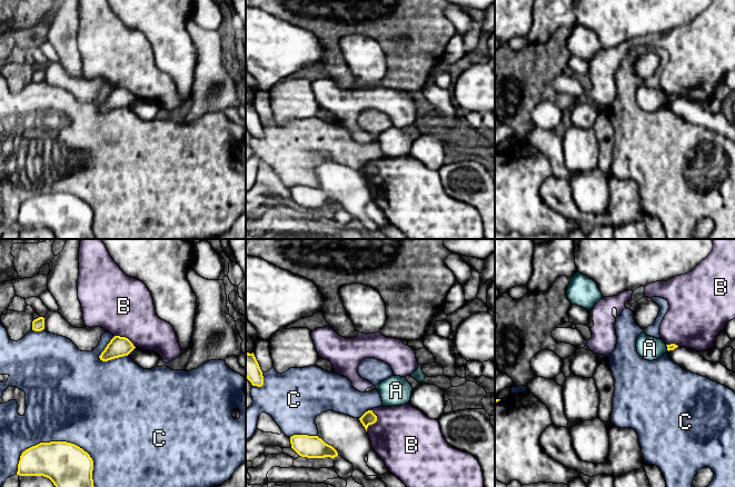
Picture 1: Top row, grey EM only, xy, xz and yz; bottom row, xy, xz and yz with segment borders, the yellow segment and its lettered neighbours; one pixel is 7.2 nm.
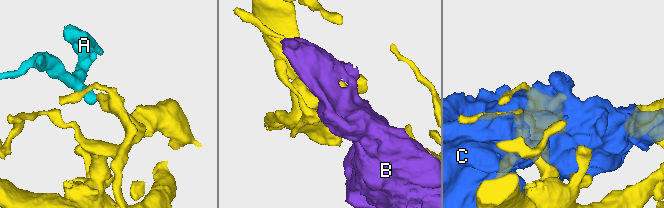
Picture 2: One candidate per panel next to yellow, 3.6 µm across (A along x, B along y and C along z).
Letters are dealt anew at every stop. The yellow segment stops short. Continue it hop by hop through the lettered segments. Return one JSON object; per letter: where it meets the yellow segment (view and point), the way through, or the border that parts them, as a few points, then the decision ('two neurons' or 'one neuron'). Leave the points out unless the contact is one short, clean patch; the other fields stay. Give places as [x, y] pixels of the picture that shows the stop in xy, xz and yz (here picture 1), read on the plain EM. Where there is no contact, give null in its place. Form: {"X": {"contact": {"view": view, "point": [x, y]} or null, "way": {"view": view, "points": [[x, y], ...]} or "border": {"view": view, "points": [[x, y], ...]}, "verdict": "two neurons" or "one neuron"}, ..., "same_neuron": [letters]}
{"A": {"contact": {"view": "yz", "point": [667, 99]}, "border": {"view": "yz", "points": [[665, 96], [668, 101]]}, "verdict": "two neurons"}, "B": {"contact": {"view": "xz", "point": [375, 172]}, "verdict": "two neurons"}, "C": {"contact": {"view": "xy", "point": [70, 194]}, "verdict": "two neurons"}, "same_neuron": []}

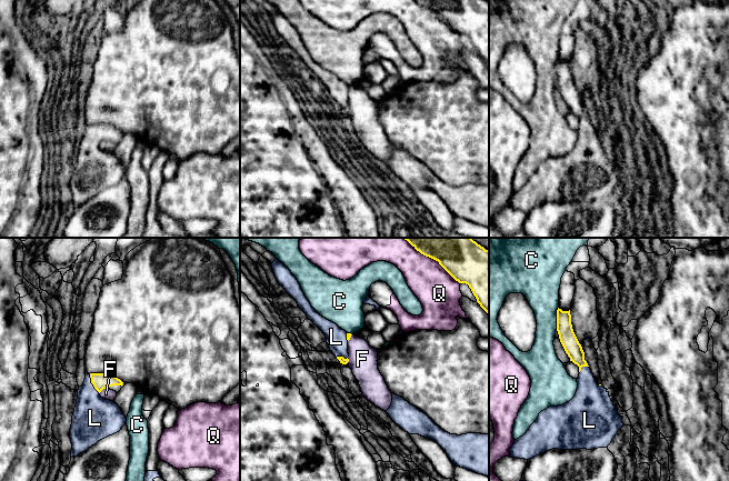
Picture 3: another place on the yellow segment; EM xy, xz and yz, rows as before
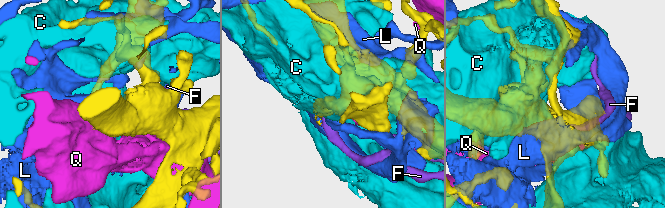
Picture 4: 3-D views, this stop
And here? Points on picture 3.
{"C": {"contact": {"view": "yz", "point": [557, 69]}, "verdict": "two neurons"}, "F": {"contact": {"view": "xy", "point": [102, 140]}, "verdict": "two neurons"}, "L": {"contact": {"view": "xy", "point": [92, 134]}, "verdict": "two neurons"}, "Q": {"contact": {"view": "xz", "point": [437, 11]}, "verdict": "two neurons"}, "same_neuron": []}

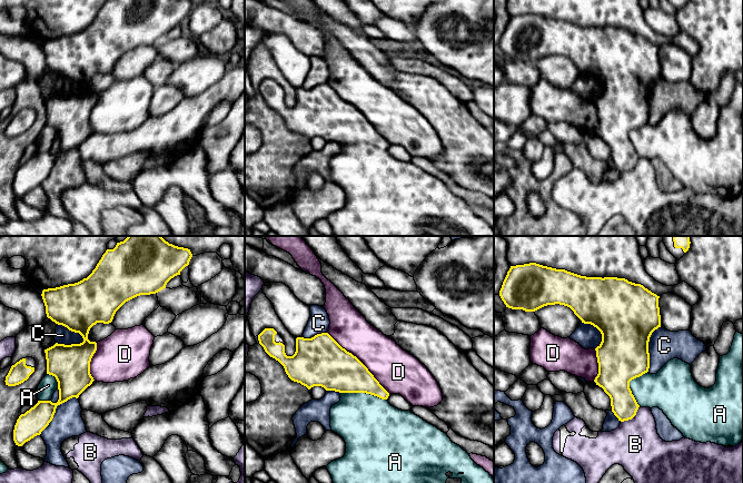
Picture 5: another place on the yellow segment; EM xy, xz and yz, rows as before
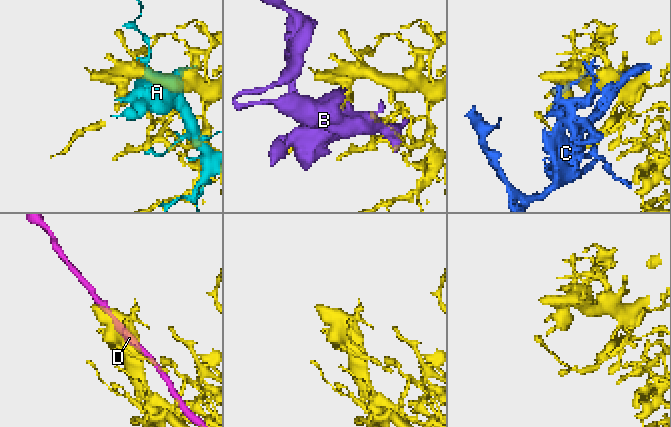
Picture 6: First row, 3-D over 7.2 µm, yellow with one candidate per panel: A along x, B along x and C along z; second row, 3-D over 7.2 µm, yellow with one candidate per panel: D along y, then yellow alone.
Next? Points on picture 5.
{"A": {"contact": {"view": "xz", "point": [364, 143]}, "verdict": "two neurons"}, "B": {"contact": {"view": "yz", "point": [632, 168]}, "verdict": "two neurons"}, "C": {"contact": {"view": "xy", "point": [71, 81]}, "verdict": "two neurons"}, "D": {"contact": {"view": "xz", "point": [359, 111]}, "verdict": "one neuron"}, "same_neuron": ["D"]}

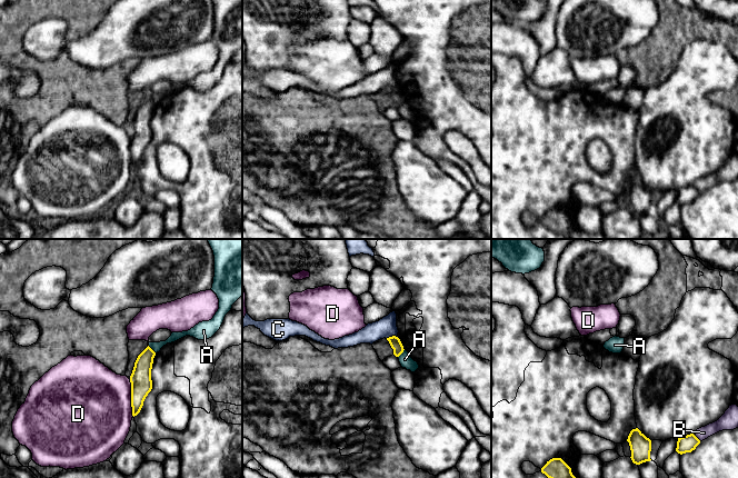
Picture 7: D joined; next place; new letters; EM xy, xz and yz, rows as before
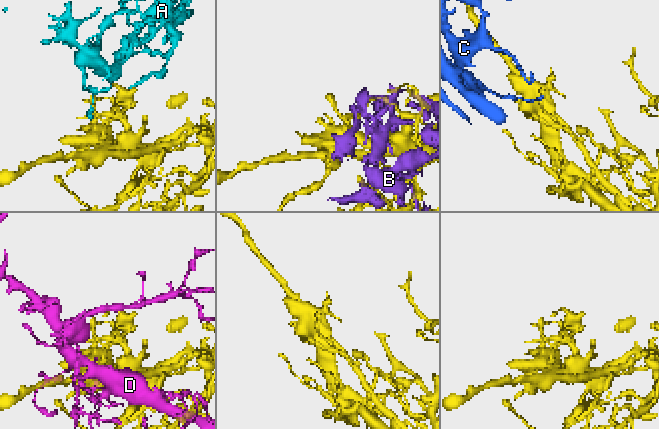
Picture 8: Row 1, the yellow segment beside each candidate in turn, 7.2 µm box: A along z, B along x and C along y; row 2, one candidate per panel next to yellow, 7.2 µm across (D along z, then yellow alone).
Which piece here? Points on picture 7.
{"A": {"contact": {"view": "xy", "point": [151, 100]}, "border": {"view": "xy", "points": [[148, 96], [156, 103]]}, "verdict": "two neurons"}, "B": {"contact": {"view": "yz", "point": [697, 189]}, "verdict": "two neurons"}, "C": {"contact": {"view": "xz", "point": [392, 87]}, "border": {"view": "xz", "points": [[397, 87], [386, 89]]}, "verdict": "two neurons"}, "D": {"contact": {"view": "xy", "point": [131, 149]}, "verdict": "two neurons"}, "same_neuron": []}

